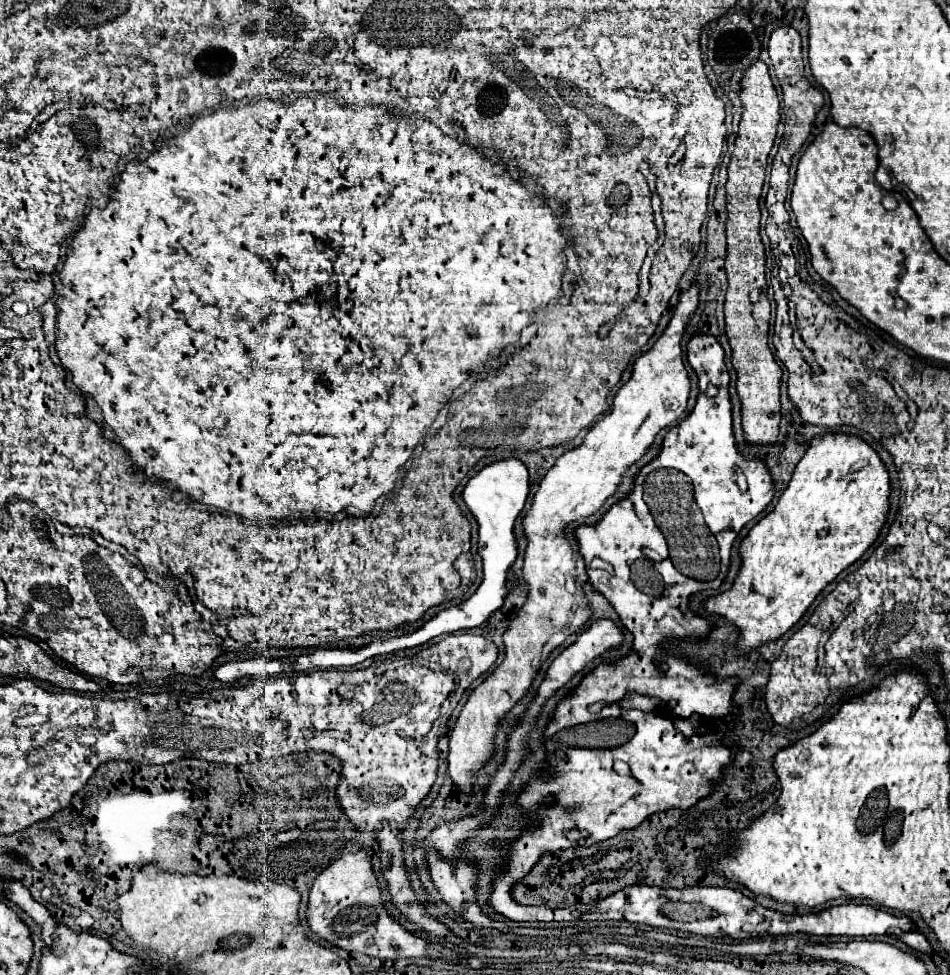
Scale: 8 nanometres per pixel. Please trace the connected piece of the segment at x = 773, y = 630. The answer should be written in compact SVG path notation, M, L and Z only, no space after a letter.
M842 432L814 436L776 508L764 516L744 538L740 546L742 568L734 586L728 592L710 598L706 608L736 624L740 630L738 646L742 646L742 650L752 650L762 642L780 638L804 616L816 596L874 544L886 522L890 508L888 496L888 470L878 452L866 440Z

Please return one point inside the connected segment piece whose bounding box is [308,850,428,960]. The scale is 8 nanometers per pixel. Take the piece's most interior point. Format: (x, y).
(345, 898)

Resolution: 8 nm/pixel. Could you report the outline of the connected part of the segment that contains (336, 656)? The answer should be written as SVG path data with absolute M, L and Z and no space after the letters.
M508 458L508 460L500 460L494 462L486 468L482 468L474 478L470 478L470 482L466 484L462 498L466 502L466 506L470 508L470 512L476 516L478 520L478 534L480 534L480 542L478 542L478 552L484 560L484 580L480 584L480 588L476 590L474 596L470 596L466 602L446 608L442 612L438 612L430 622L426 622L420 630L406 634L406 636L396 636L396 638L388 638L388 640L374 640L370 646L360 648L360 650L314 650L308 656L300 656L294 660L294 666L290 660L286 658L278 658L278 660L234 660L234 662L226 662L220 668L216 668L216 678L220 682L238 682L244 676L252 676L252 678L264 678L264 676L276 676L280 672L300 672L300 670L312 670L312 668L340 668L340 666L356 666L368 658L376 658L382 654L390 654L396 650L406 650L406 648L416 648L426 644L428 640L440 636L440 634L452 634L458 630L468 630L468 628L476 628L482 622L486 622L496 610L502 608L504 598L508 596L508 570L512 568L516 556L518 556L518 542L516 542L516 534L514 534L514 522L518 518L518 514L522 512L526 498L530 494L530 478L528 478L528 470L526 466L518 460L518 458Z

